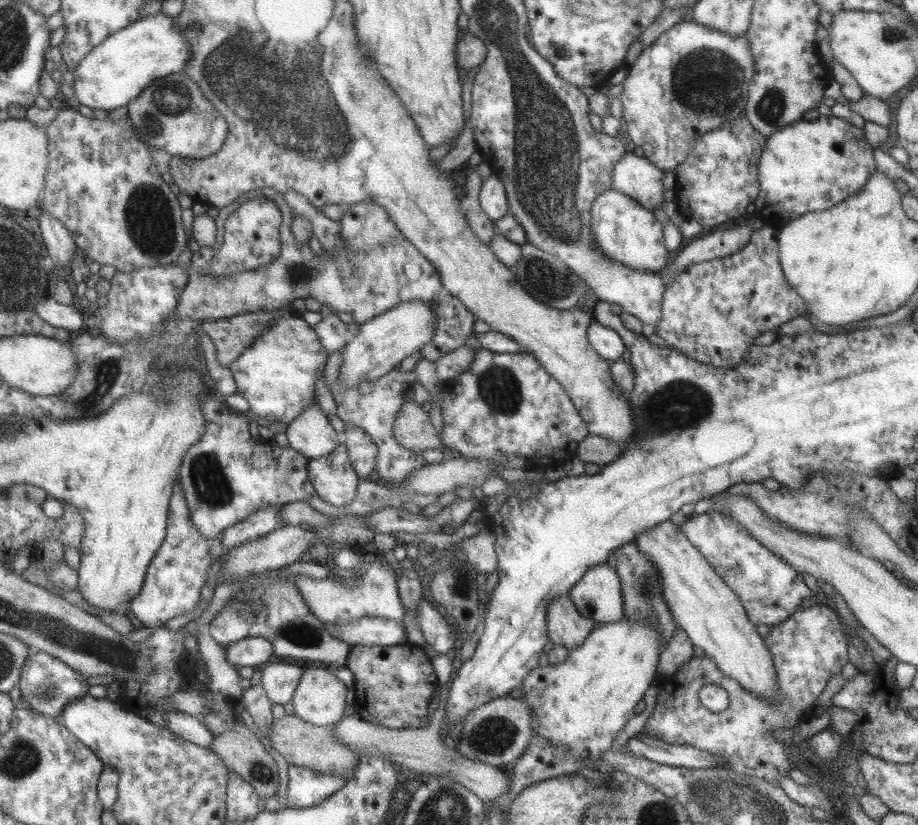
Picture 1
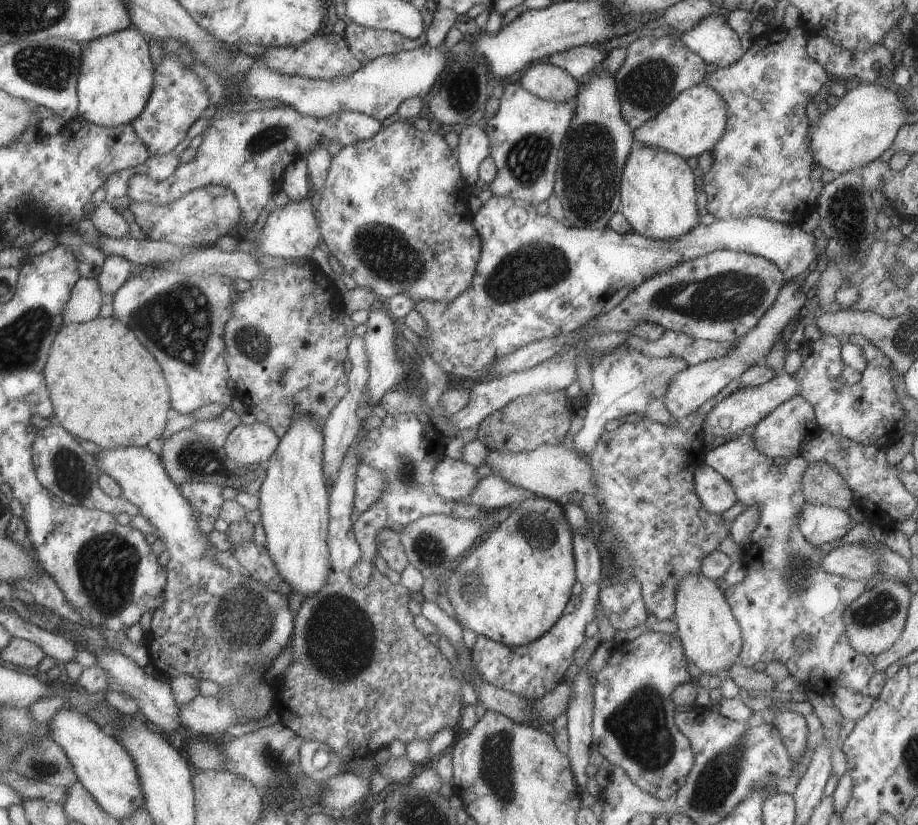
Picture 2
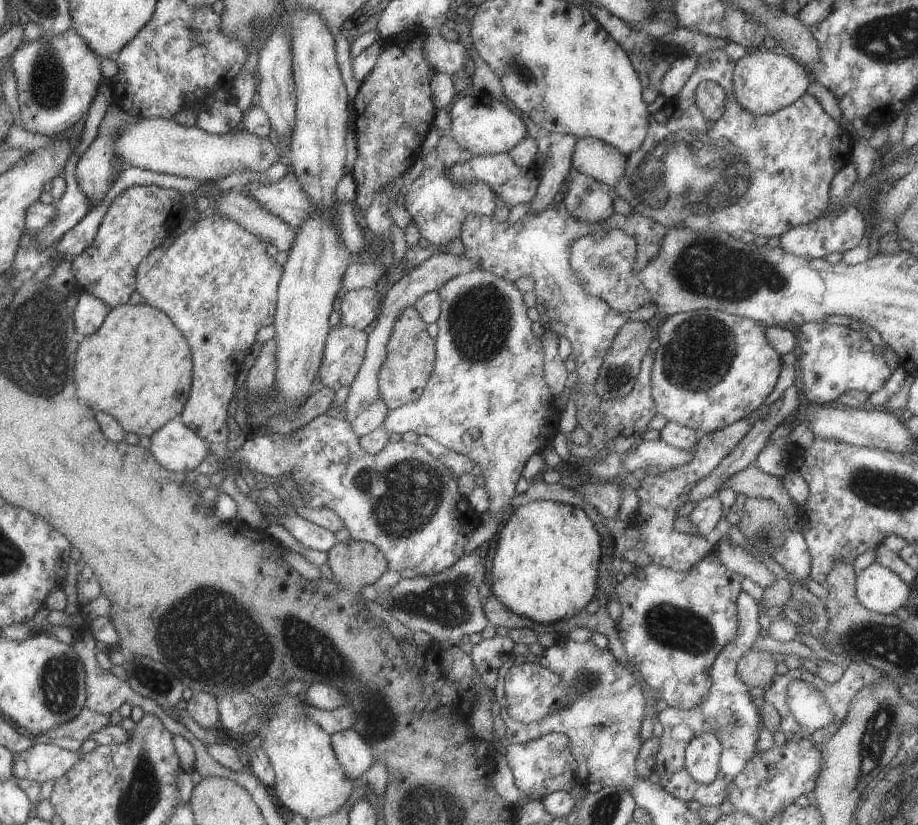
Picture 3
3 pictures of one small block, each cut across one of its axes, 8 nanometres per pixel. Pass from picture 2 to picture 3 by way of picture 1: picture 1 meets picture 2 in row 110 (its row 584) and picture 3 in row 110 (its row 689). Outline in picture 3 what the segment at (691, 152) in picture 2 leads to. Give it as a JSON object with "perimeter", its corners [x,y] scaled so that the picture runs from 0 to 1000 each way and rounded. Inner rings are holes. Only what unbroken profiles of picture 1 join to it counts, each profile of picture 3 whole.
{"perimeter":[[[818,61],[800,81],[800,114],[810,133],[828,141],[852,133],[876,116],[885,99],[881,85],[849,61]]]}

